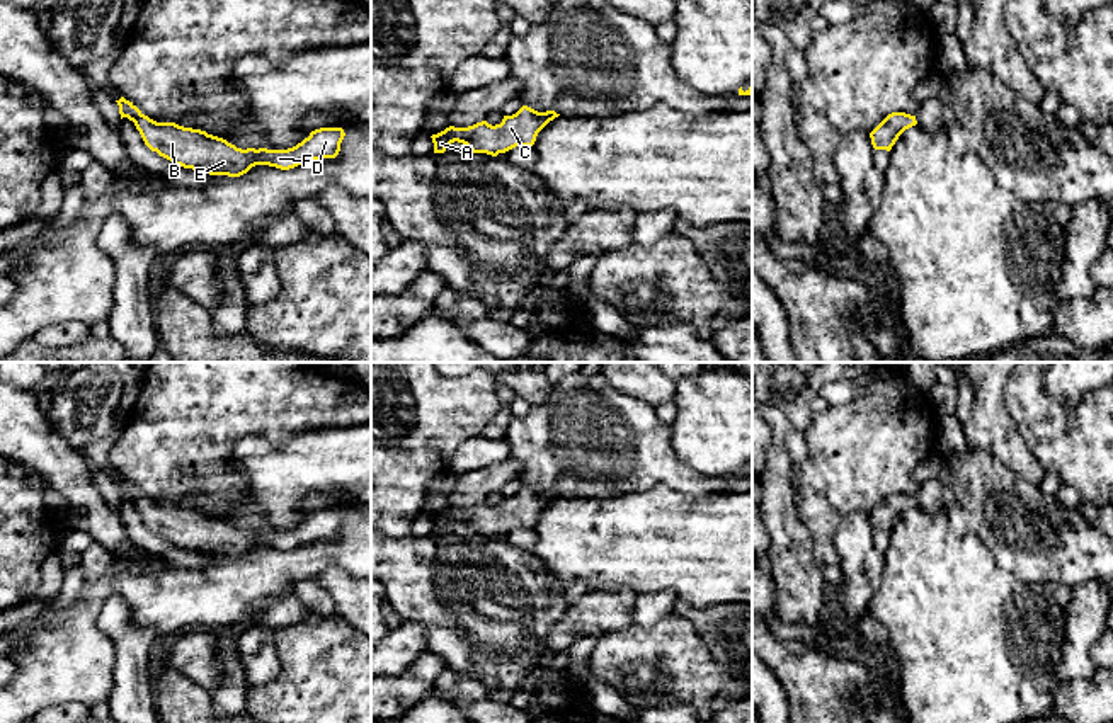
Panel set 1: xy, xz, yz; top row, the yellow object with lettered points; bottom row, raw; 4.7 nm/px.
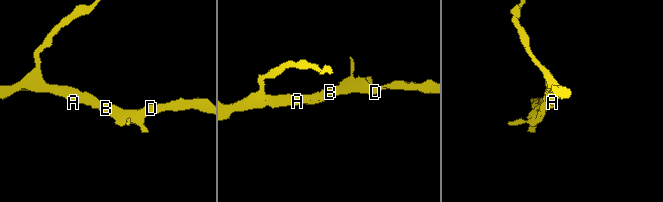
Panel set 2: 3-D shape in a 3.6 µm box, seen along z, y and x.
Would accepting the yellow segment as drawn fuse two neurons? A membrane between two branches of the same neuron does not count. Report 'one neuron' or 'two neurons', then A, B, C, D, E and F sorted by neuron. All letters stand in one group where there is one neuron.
one neuron | A B C D E F

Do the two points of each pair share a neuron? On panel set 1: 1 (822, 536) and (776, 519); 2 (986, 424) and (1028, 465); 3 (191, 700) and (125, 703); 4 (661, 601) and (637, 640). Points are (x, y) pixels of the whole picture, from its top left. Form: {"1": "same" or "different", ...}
{"1": "different", "2": "same", "3": "different", "4": "different"}

